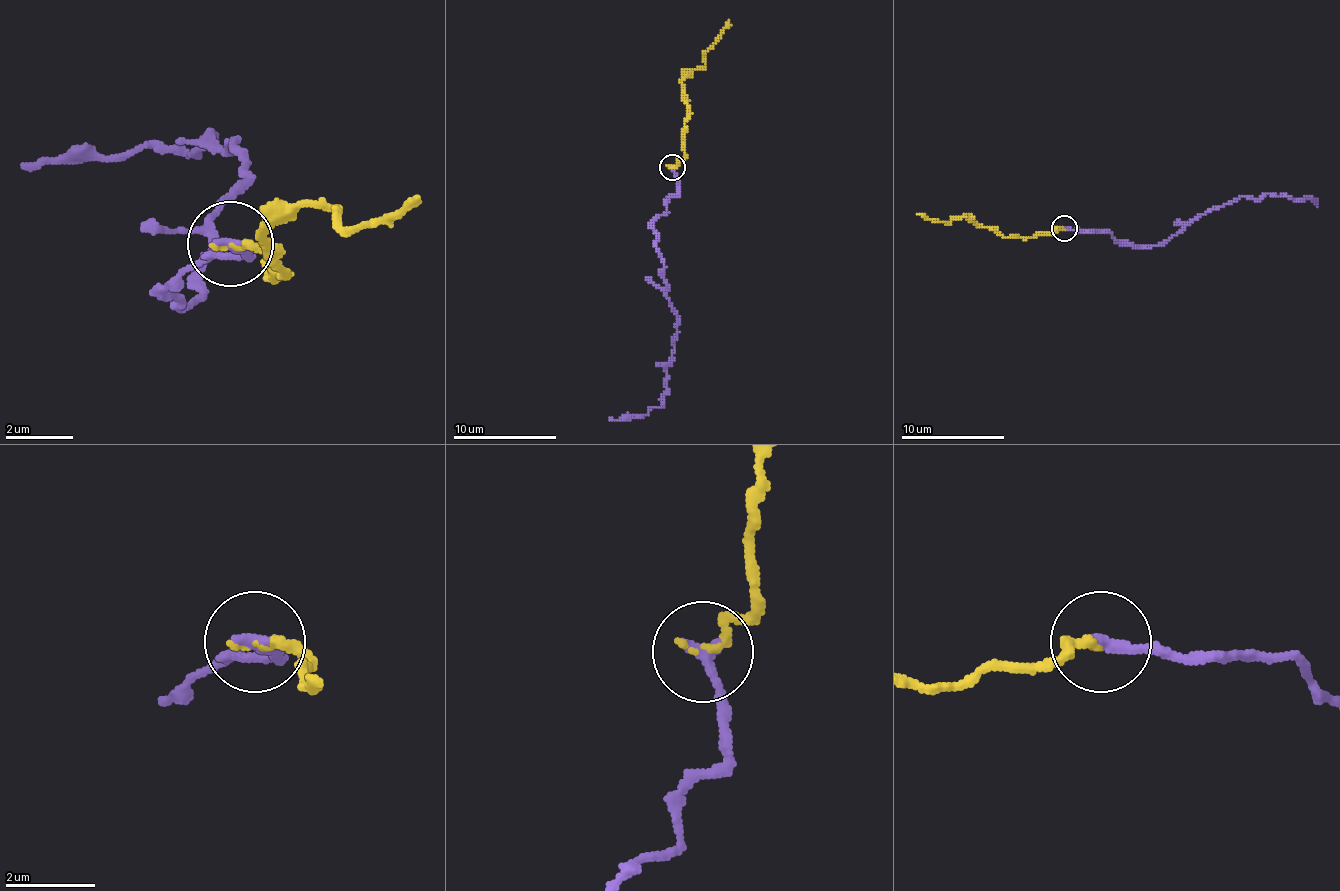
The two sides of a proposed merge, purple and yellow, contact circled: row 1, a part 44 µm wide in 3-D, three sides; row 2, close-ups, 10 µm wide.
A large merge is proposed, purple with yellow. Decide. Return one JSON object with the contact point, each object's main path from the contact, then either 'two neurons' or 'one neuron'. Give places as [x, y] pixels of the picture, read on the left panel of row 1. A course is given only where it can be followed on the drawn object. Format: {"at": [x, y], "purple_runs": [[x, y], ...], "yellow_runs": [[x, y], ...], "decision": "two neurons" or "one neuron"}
{"at": [230, 244], "purple_runs": [[228, 242], [177, 301], [245, 182], [236, 140], [24, 165]], "yellow_runs": [[228, 250], [270, 259], [279, 276], [262, 242], [322, 208], [347, 225], [415, 199]], "decision": "one neuron"}

